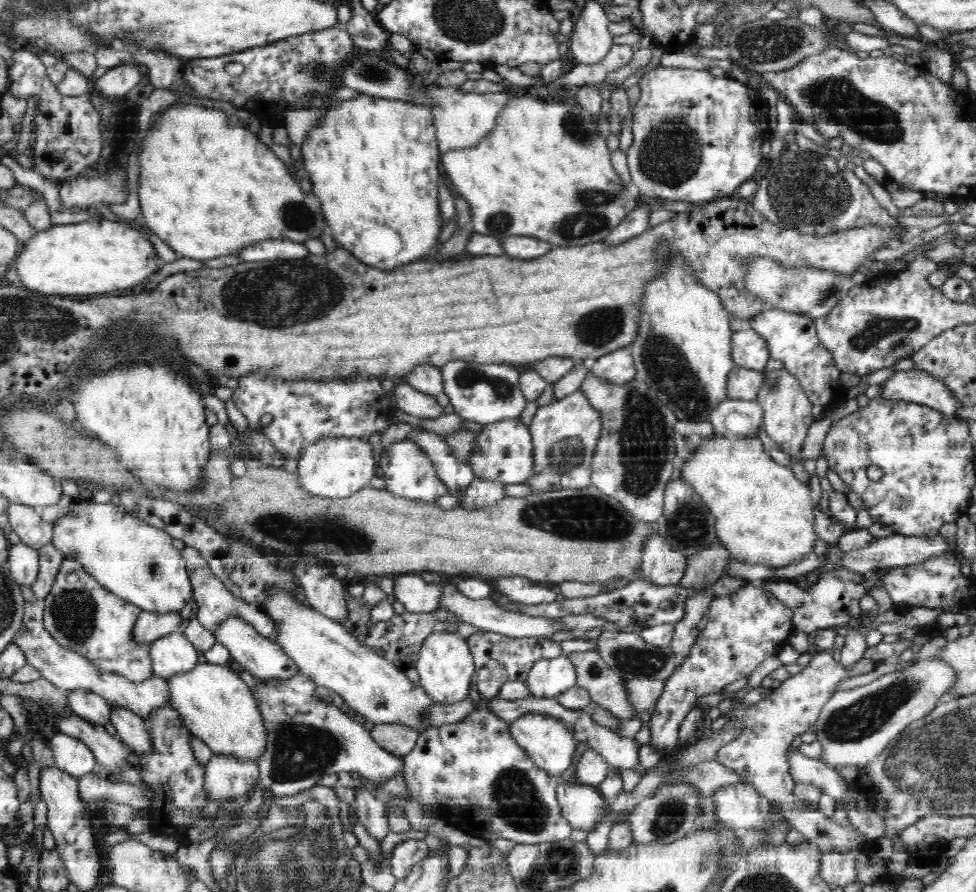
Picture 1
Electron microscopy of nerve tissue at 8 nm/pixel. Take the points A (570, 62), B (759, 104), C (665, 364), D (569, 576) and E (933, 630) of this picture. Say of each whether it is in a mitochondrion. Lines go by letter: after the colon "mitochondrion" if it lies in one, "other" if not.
A: other
B: other
C: mitochondrion
D: other
E: other

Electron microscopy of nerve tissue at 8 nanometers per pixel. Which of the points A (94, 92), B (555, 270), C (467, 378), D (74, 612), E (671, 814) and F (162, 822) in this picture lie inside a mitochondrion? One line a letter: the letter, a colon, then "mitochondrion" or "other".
A: other
B: other
C: mitochondrion
D: mitochondrion
E: mitochondrion
F: other

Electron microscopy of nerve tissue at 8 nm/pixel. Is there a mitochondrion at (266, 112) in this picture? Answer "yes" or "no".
no

